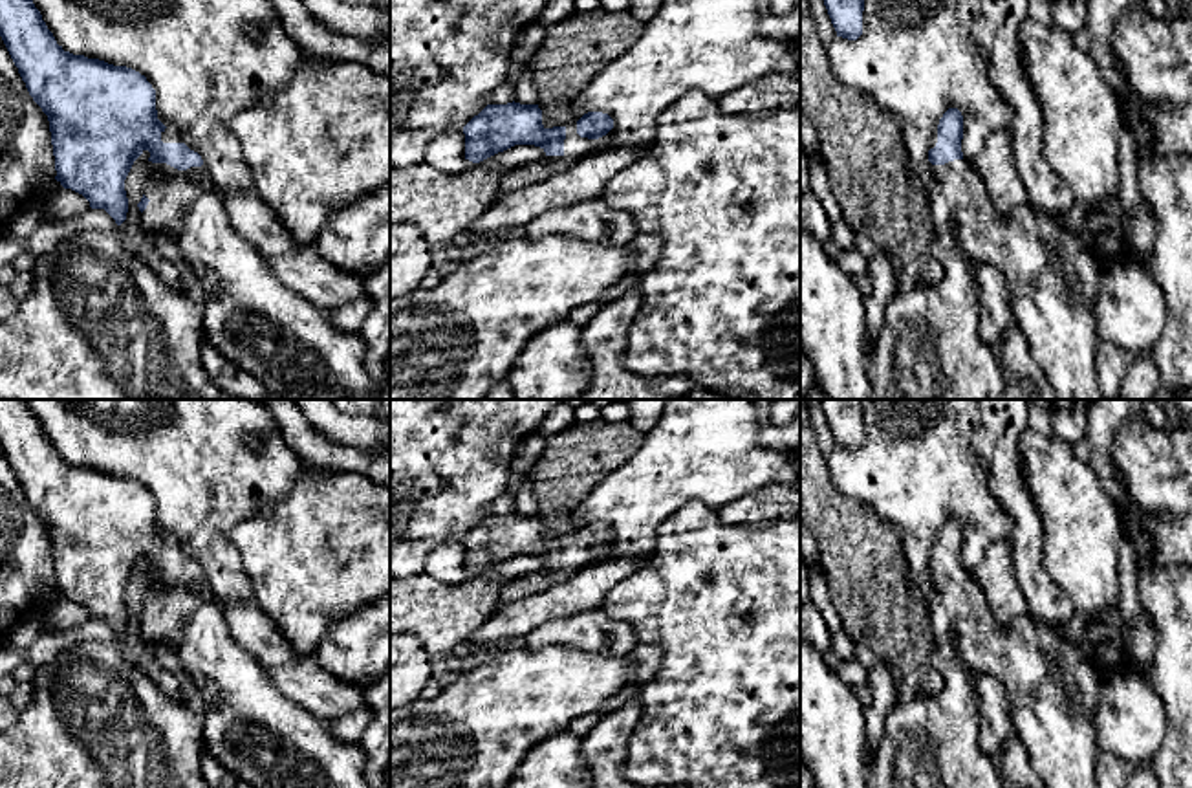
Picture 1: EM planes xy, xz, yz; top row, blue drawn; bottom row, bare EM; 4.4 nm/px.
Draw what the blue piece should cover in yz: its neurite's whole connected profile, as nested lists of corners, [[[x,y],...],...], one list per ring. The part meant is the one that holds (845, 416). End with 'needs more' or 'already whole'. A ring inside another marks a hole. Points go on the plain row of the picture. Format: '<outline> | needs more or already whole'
[[[820,399],[837,447],[857,451],[862,445],[864,399]]] | already whole

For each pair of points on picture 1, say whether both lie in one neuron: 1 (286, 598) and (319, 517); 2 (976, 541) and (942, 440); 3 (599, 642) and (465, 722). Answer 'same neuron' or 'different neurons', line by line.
1: same neuron
2: same neuron
3: different neurons

